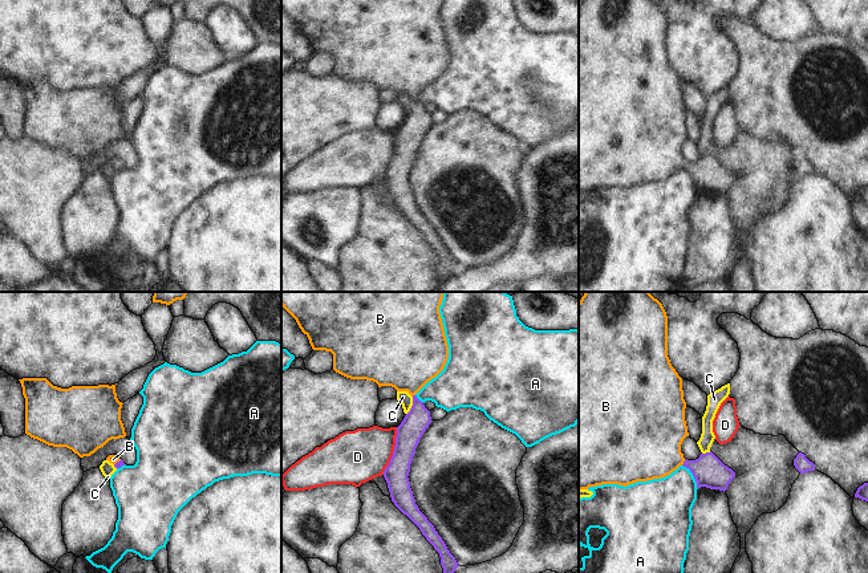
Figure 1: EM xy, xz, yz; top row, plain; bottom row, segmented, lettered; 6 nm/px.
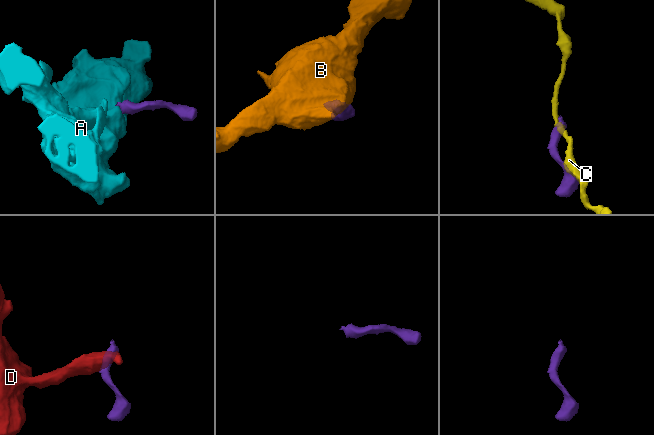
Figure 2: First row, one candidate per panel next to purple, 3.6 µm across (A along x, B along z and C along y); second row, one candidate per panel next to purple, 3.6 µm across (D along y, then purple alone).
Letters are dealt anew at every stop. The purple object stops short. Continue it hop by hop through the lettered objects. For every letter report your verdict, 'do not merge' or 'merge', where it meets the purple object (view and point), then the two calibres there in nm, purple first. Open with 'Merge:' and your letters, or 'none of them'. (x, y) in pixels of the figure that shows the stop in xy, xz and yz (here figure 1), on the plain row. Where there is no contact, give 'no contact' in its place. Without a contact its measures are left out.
Merge: B
A: do not merge; contact yz (693, 178); calibres 190 and 320 nm
B: merge; contact yz (684, 165); calibres 190 and 420 nm
C: do not merge; contact xz (412, 109); calibres 150 and 80 nm
D: do not merge; contact xz (393, 154); calibres 150 and 320 nm

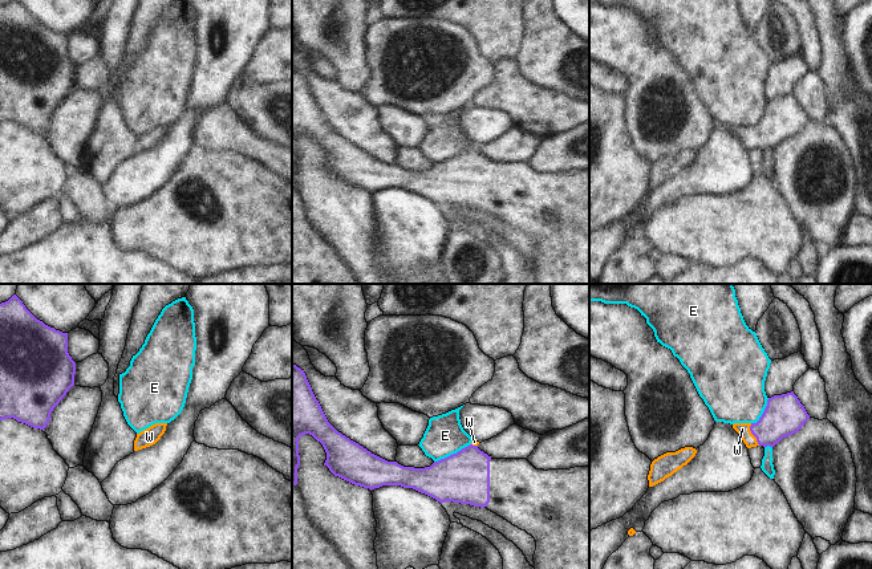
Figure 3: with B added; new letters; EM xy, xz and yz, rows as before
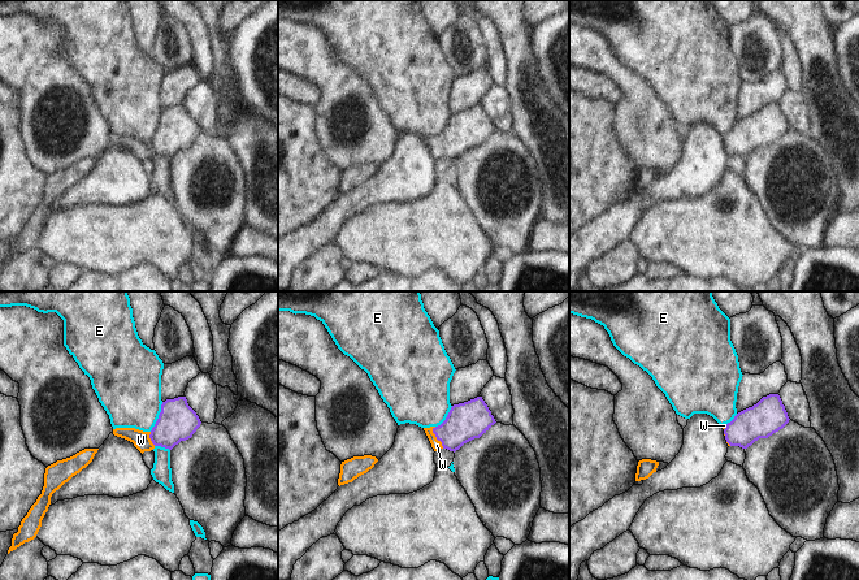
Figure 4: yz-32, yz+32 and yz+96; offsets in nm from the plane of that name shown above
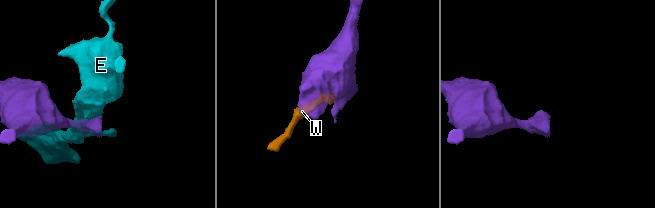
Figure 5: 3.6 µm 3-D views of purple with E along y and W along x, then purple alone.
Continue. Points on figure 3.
Merge: W
E: do not merge; contact xz (453, 157); calibres 300 and 240 nm
W: merge; contact yz (753, 137); calibres 240 and 80 nm

